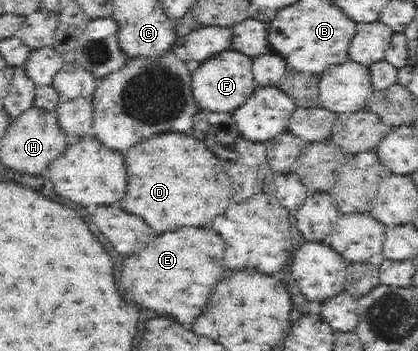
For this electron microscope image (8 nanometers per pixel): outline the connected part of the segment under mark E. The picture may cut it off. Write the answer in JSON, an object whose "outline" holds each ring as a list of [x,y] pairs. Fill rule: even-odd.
{"outline":[[[179,228],[175,232],[165,232],[147,244],[143,250],[135,252],[123,262],[123,276],[121,282],[129,298],[145,308],[151,308],[157,316],[173,316],[185,330],[191,328],[195,318],[205,310],[215,284],[221,280],[223,272],[223,256],[225,256],[225,242],[213,228]]]}

